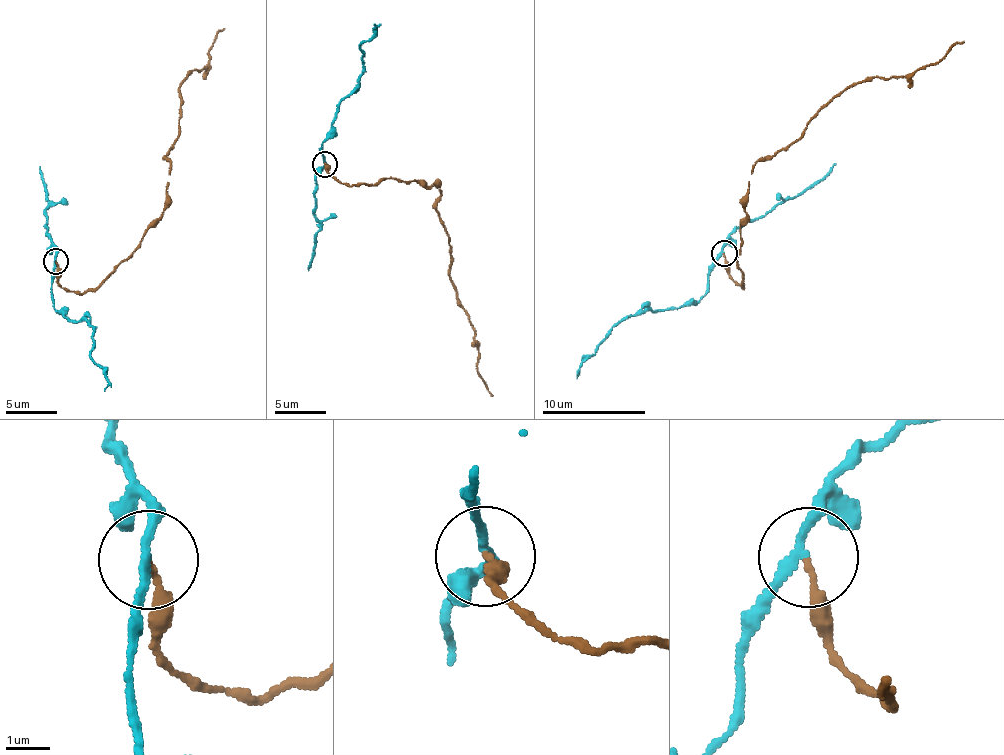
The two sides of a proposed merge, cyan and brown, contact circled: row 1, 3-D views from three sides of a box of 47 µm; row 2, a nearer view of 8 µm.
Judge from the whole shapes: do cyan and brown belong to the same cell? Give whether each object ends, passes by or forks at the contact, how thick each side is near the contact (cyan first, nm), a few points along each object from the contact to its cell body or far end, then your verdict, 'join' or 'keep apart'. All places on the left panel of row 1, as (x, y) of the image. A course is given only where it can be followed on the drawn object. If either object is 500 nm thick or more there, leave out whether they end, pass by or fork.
cyan passes by; brown ends; calibres 170 and 140 nm; course cyan (56, 260), (51, 282), (53, 305), (68, 320), (86, 321), (93, 330), (90, 357), (105, 370), (105, 391); course brown (56, 260), (64, 288), (93, 290), (163, 213), (180, 86), (205, 68), (208, 48), (224, 29); keep apart

